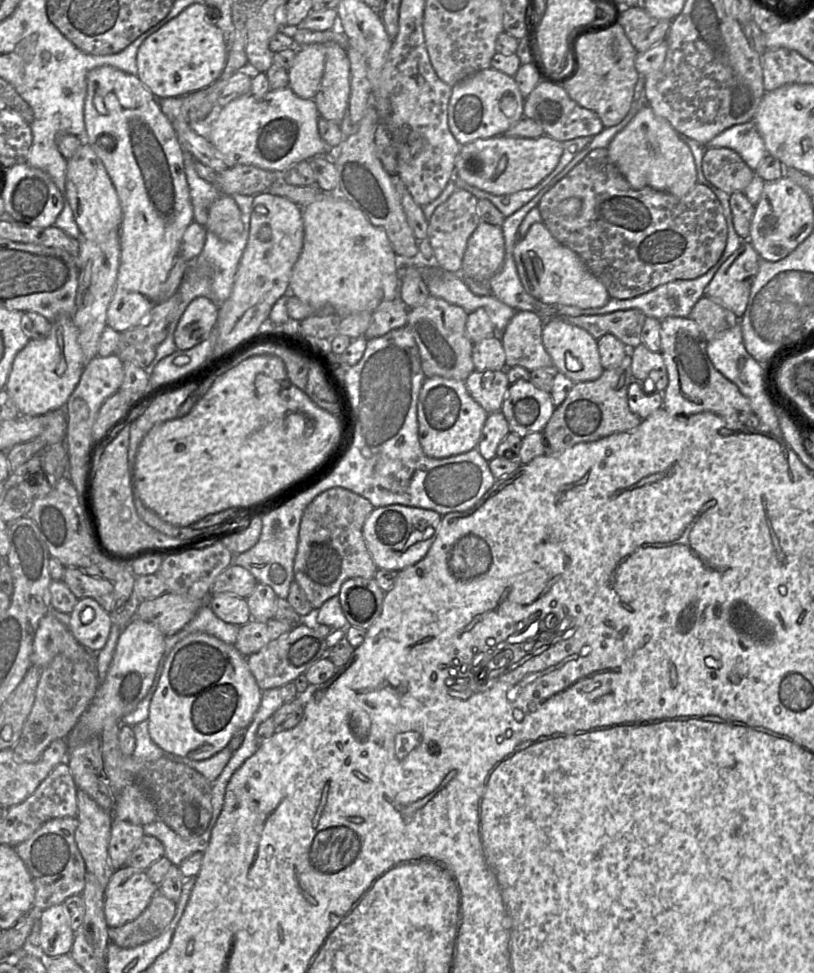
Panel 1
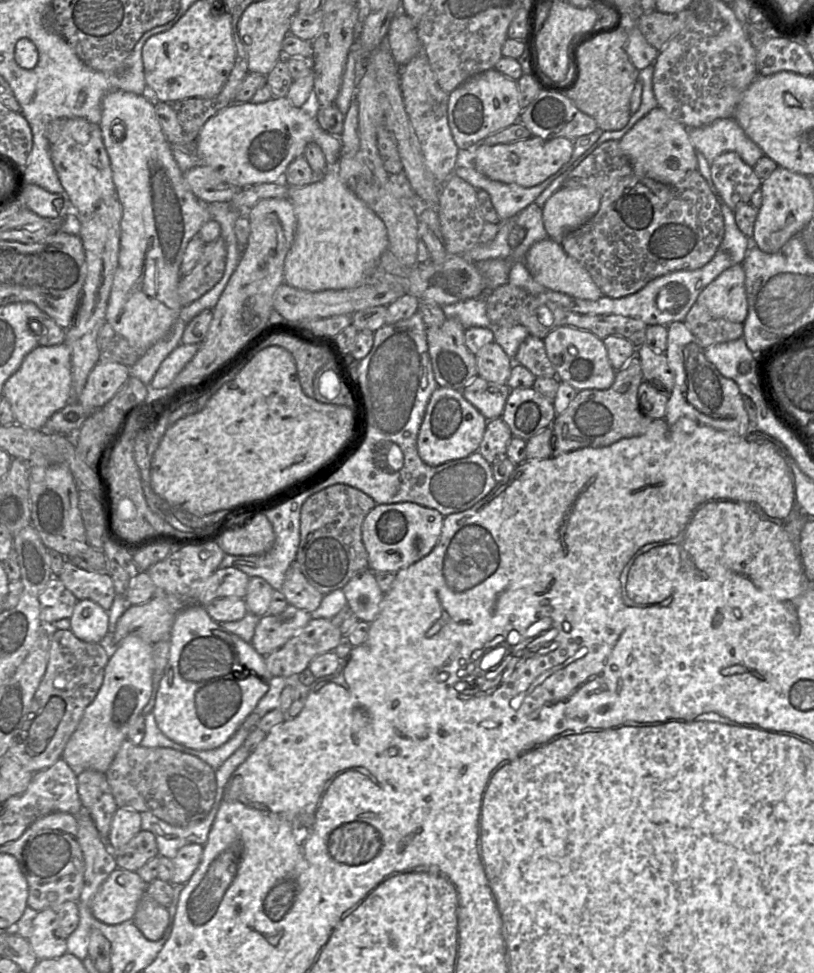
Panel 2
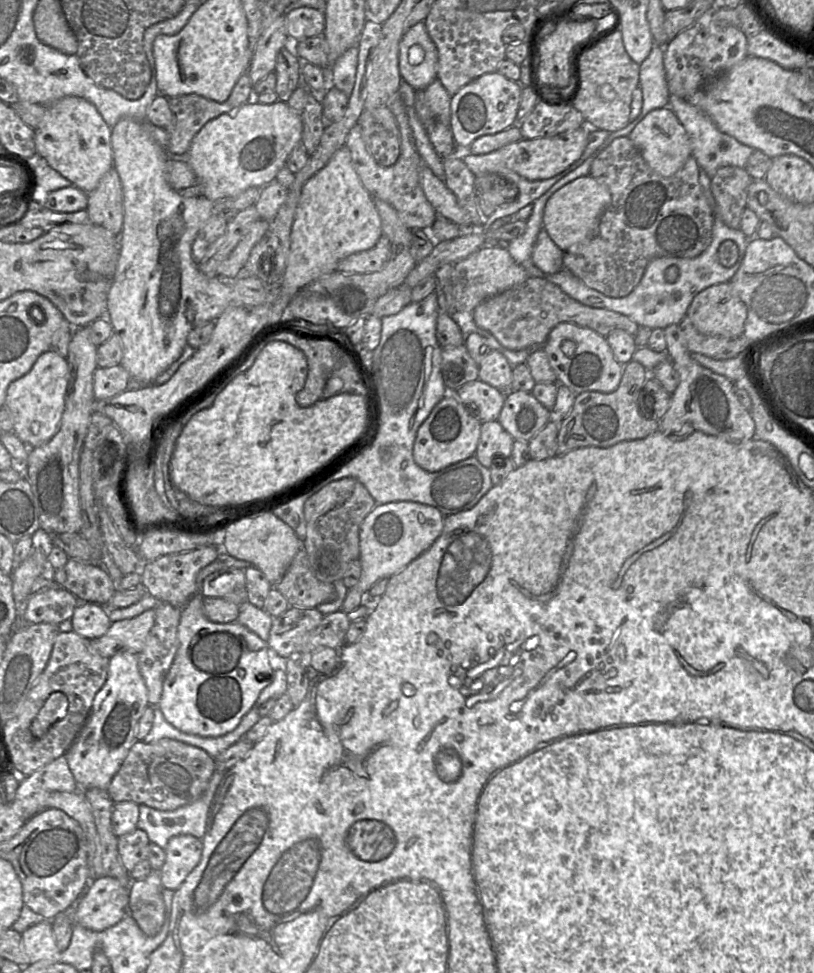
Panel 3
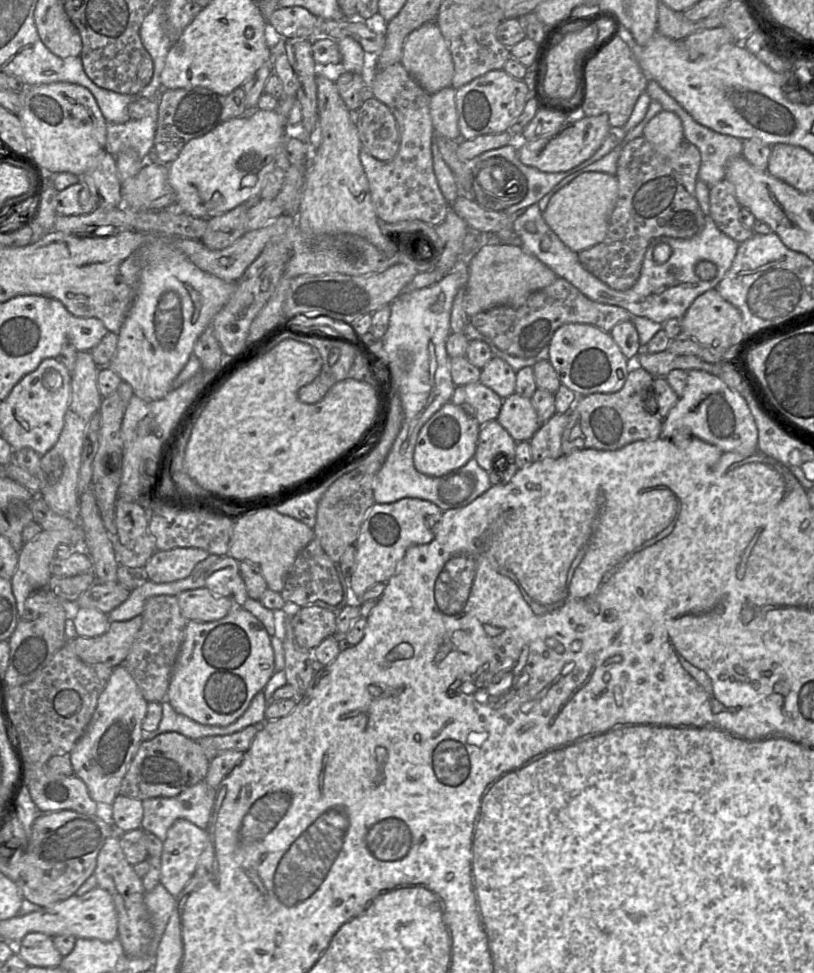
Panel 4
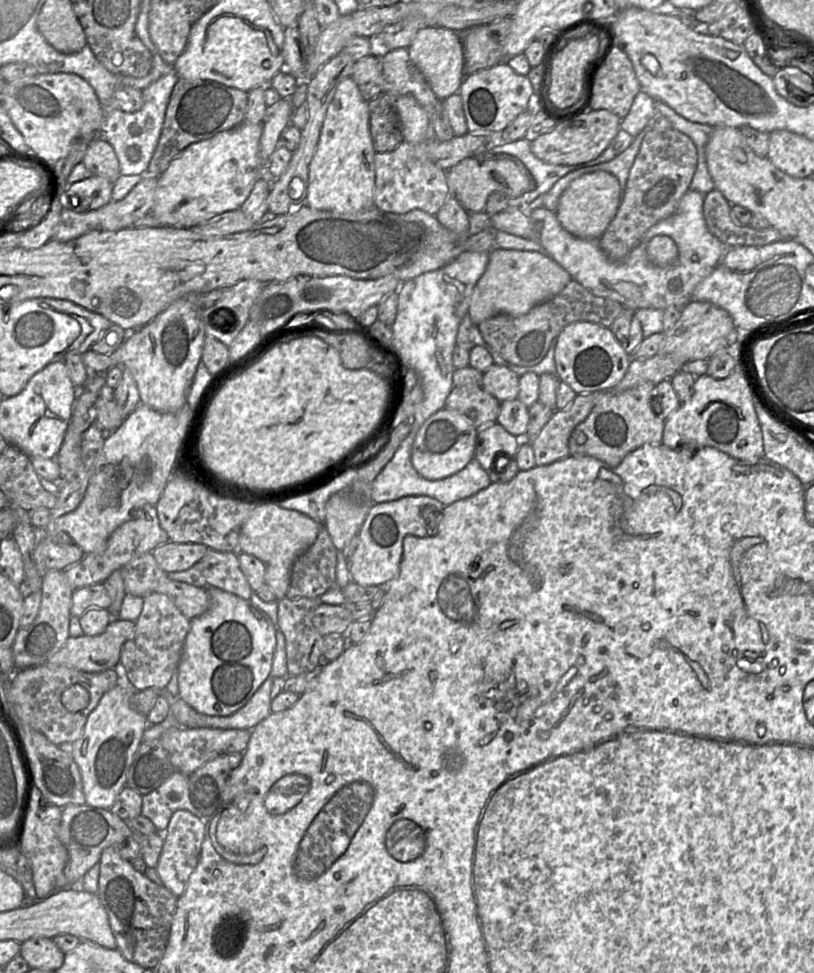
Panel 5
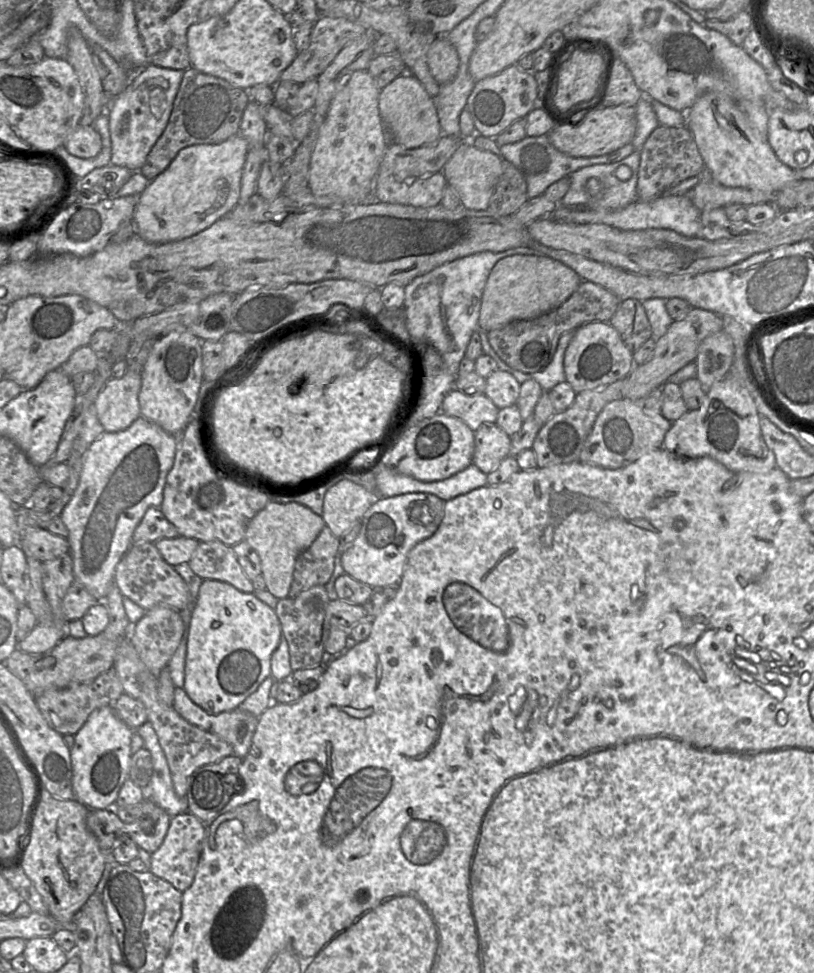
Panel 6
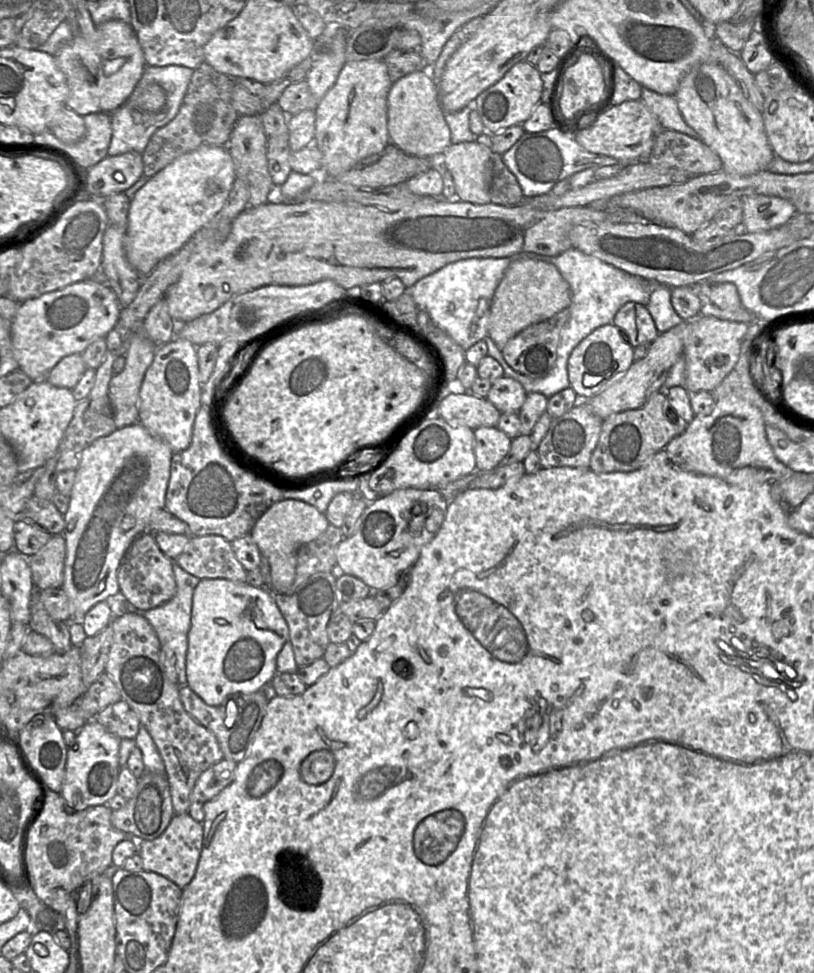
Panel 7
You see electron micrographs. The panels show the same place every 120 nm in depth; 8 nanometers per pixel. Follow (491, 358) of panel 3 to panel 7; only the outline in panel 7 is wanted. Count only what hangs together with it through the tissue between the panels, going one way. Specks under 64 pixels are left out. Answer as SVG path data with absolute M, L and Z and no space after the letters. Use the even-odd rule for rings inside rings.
M504 375L492 383L486 398L501 413L518 413L526 395L527 392L520 382Z

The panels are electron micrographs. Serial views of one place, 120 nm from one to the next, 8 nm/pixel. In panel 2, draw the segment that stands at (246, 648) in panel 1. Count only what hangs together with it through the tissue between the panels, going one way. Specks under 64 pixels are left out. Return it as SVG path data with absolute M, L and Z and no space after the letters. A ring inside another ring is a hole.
M292 605L279 615L265 615L260 618L251 645L263 657L276 651L312 619L311 614Z

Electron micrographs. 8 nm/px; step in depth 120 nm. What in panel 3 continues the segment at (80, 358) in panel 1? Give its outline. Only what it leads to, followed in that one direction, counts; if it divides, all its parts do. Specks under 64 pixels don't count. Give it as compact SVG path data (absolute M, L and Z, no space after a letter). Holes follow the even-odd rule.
M49 350L37 358L28 373L9 384L4 406L12 416L13 433L29 448L42 446L59 430L68 383L67 359Z

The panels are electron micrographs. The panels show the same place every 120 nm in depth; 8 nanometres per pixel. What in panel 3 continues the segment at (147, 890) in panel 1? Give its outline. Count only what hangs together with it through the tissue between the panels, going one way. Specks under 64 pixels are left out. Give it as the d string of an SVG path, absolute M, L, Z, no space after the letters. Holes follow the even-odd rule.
M110 876L90 882L71 917L74 923L89 930L103 931L116 925L129 913L130 887Z

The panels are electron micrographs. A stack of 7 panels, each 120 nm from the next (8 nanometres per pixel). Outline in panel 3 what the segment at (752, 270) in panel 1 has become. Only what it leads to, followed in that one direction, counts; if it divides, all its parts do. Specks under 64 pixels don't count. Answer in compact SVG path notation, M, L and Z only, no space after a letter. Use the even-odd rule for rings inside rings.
M724 282L712 285L696 295L686 316L704 335L738 337L744 331L747 307L734 294L731 283Z

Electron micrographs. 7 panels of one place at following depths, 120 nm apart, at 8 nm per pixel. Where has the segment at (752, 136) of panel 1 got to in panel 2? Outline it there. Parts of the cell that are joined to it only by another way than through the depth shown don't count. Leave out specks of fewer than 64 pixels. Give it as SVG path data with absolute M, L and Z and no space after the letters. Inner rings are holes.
M734 118L718 119L702 127L689 128L688 133L695 150L702 153L709 163L724 152L736 152L753 168L764 154Z

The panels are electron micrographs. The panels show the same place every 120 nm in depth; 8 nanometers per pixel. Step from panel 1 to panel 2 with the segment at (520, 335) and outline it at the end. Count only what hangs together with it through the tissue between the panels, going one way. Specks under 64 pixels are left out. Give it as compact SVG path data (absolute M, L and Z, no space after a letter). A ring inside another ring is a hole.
M536 336L526 337L513 361L526 367L535 377L556 377L556 370L546 354L544 341Z

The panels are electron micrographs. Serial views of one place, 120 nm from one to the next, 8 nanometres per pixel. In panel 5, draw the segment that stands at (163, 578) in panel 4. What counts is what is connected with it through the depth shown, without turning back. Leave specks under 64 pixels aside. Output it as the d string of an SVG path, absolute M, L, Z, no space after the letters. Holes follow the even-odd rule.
M168 541L156 547L152 554L159 567L166 573L185 571L198 563L207 553L202 544Z

